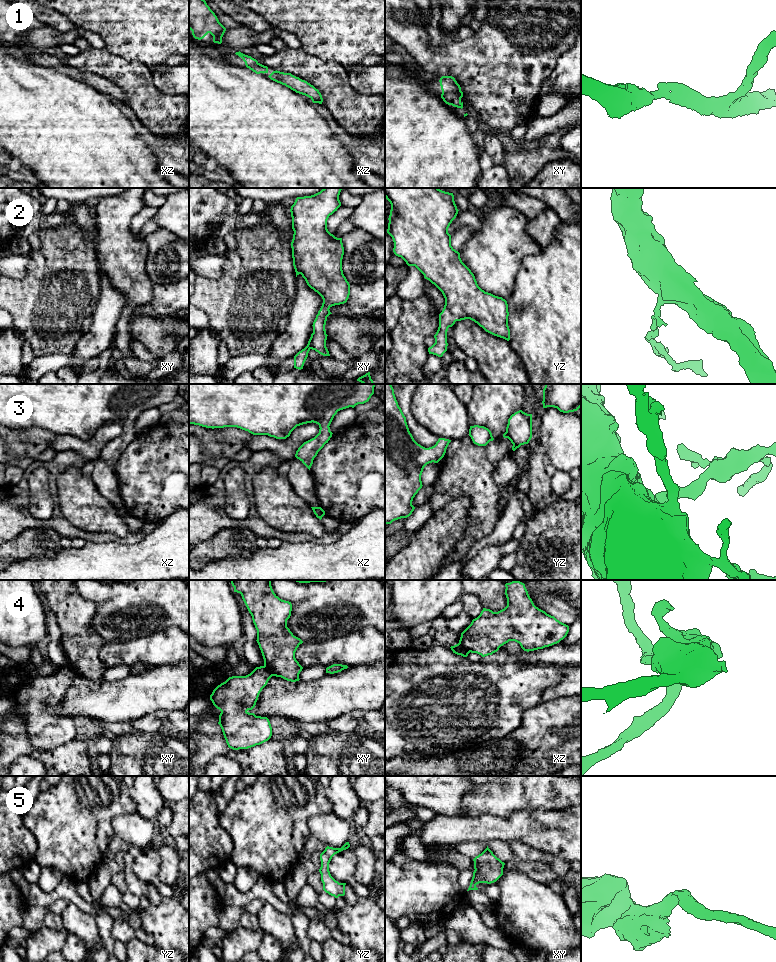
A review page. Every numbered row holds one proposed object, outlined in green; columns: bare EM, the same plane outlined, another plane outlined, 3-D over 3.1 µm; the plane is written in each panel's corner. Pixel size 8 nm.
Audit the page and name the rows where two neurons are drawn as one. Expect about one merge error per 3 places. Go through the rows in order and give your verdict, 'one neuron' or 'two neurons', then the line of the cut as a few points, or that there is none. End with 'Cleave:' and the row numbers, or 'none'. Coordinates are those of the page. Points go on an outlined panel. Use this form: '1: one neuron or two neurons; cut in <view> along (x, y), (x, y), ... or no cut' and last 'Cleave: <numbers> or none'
1: one neuron; no cut
2: one neuron; no cut
3: one neuron; no cut
4: two neurons; cut in xy along (264, 665), (273, 675)
5: one neuron; no cut
Cleave: 4

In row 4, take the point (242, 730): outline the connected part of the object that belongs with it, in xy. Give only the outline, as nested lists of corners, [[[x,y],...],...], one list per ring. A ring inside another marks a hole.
[[[266,666],[256,667],[246,676],[232,676],[218,685],[210,695],[213,705],[221,711],[219,722],[224,738],[229,748],[233,750],[248,749],[268,741],[272,736],[272,727],[267,717],[249,713],[258,700],[262,689],[272,677]]]

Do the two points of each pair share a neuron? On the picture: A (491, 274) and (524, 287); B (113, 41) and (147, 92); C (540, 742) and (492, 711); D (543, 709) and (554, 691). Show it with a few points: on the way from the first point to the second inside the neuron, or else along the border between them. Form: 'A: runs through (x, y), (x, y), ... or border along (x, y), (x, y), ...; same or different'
A: border along (522, 261), (513, 293), (506, 300); different
B: border along (105, 47), (112, 53), (138, 60), (146, 65); different
C: border along (531, 708), (523, 713), (522, 723), (505, 736); different
D: border along (570, 696), (541, 702); different

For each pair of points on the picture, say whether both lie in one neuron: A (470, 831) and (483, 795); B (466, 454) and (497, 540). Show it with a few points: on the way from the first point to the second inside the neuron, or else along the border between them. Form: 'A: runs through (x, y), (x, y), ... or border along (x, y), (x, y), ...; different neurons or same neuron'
A: border along (465, 814), (471, 816), (492, 814), (499, 817); different neurons
B: border along (501, 514), (494, 528), (474, 543); different neurons

